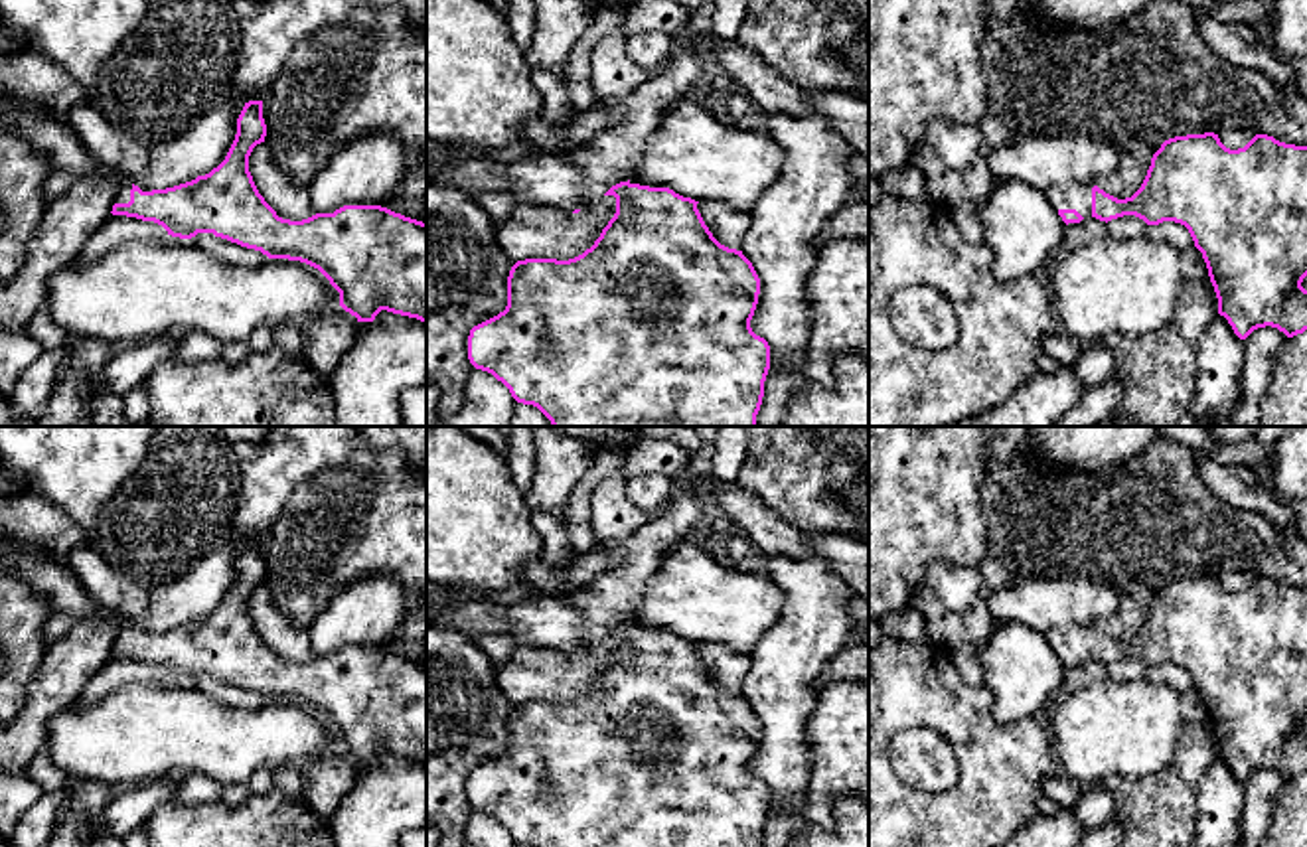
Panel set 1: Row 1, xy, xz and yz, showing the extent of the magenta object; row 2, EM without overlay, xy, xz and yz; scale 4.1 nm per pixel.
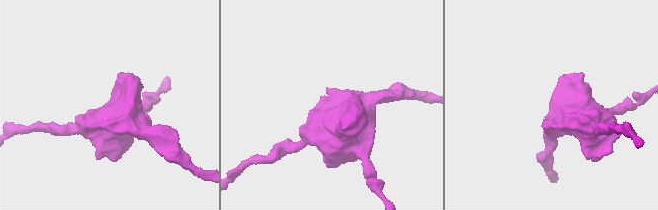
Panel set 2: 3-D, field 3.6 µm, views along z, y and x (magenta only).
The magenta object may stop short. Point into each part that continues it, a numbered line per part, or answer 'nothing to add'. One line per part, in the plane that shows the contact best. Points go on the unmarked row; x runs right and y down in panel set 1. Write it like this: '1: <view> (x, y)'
1: xy (123, 636)

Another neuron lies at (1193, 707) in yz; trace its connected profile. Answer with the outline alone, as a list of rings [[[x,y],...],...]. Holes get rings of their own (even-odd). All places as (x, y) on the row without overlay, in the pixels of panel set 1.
[[[1196,689],[1181,695],[1181,711],[1185,723],[1210,723],[1202,695]]]

